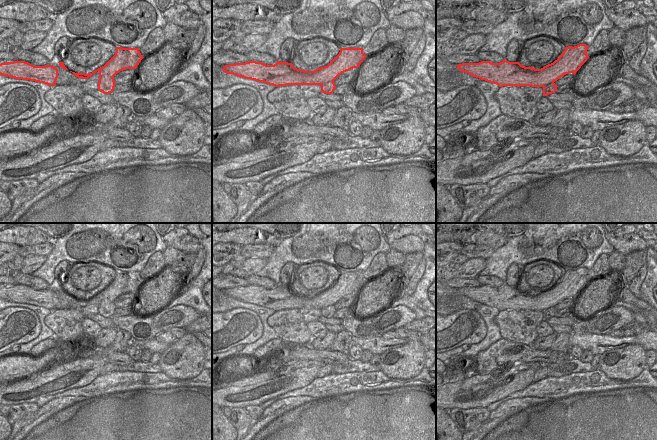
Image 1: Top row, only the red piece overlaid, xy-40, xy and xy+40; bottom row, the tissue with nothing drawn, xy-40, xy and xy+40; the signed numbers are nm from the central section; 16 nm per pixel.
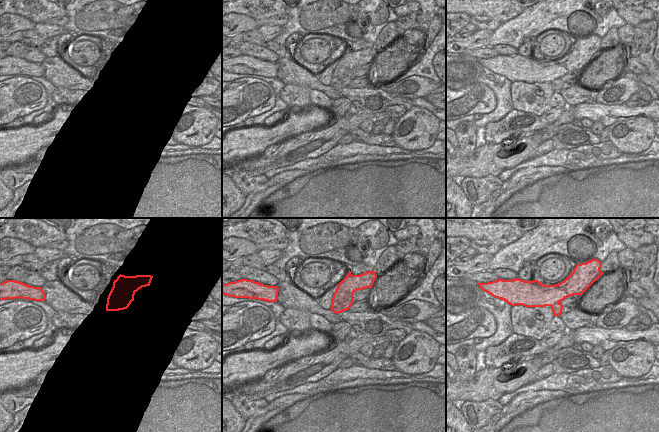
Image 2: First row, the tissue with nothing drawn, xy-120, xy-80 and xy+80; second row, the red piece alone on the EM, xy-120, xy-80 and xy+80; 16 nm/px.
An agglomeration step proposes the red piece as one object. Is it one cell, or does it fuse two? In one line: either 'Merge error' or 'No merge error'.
Merge error.

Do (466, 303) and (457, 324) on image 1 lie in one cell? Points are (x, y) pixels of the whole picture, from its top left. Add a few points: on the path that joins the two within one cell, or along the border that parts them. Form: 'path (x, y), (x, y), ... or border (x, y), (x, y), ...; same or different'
border (462, 308), (475, 310), (484, 321); different

